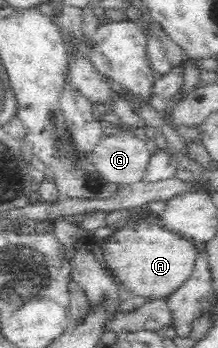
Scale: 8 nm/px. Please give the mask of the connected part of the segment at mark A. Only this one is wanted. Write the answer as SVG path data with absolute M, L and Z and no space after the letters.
M151 220L115 227L102 235L101 244L105 269L124 293L163 301L189 278L200 249L193 241Z

